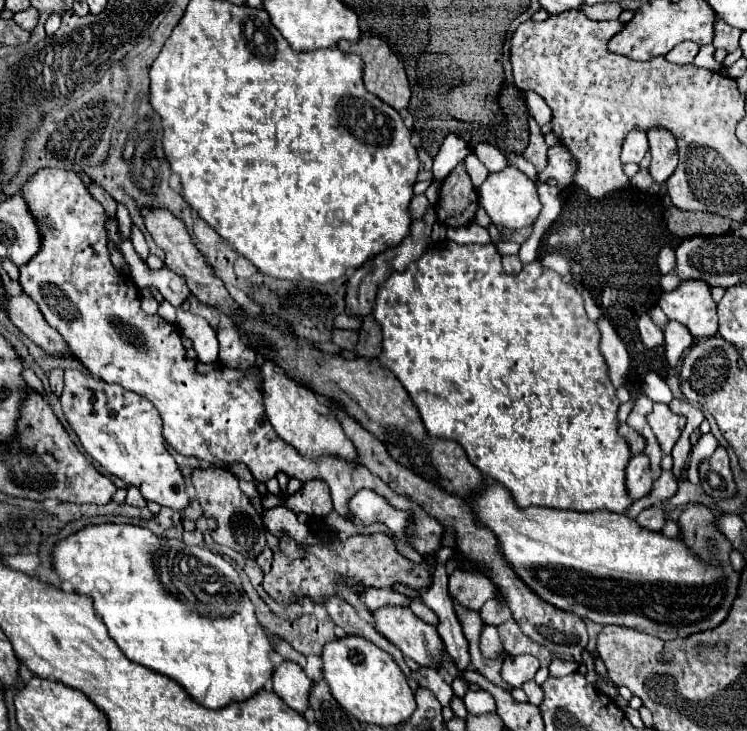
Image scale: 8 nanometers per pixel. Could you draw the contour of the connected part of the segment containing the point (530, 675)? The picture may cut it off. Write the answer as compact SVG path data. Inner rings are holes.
M518 655L504 659L504 681L514 687L522 687L522 683L534 679L540 663L534 655Z

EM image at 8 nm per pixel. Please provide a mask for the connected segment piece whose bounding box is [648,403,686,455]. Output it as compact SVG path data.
M654 403L654 411L648 415L648 423L660 443L662 453L668 455L686 425L686 417L672 413L664 403Z

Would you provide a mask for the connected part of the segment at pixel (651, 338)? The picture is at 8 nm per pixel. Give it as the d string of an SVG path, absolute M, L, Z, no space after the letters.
M642 313L642 315L640 315L638 331L640 331L642 343L644 343L646 347L658 347L658 345L664 343L664 335L662 335L662 331L654 325L654 321L650 319L648 313Z

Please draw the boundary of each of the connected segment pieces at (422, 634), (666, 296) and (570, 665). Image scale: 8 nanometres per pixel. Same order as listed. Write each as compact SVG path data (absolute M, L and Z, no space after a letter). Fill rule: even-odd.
M384 607L374 613L378 631L392 641L406 657L422 667L438 667L444 655L444 641L434 625L424 623L406 607Z
M684 281L676 291L662 293L658 307L668 319L682 323L692 337L712 337L718 331L716 303L704 281Z
M554 657L550 663L550 677L564 677L572 671L578 671L578 663L574 659L562 659Z

